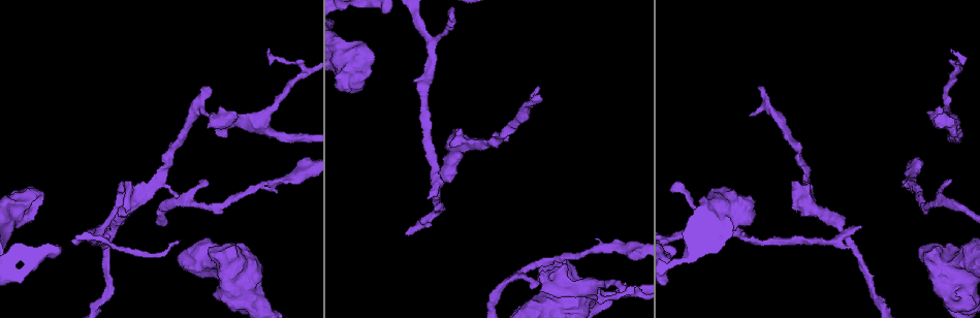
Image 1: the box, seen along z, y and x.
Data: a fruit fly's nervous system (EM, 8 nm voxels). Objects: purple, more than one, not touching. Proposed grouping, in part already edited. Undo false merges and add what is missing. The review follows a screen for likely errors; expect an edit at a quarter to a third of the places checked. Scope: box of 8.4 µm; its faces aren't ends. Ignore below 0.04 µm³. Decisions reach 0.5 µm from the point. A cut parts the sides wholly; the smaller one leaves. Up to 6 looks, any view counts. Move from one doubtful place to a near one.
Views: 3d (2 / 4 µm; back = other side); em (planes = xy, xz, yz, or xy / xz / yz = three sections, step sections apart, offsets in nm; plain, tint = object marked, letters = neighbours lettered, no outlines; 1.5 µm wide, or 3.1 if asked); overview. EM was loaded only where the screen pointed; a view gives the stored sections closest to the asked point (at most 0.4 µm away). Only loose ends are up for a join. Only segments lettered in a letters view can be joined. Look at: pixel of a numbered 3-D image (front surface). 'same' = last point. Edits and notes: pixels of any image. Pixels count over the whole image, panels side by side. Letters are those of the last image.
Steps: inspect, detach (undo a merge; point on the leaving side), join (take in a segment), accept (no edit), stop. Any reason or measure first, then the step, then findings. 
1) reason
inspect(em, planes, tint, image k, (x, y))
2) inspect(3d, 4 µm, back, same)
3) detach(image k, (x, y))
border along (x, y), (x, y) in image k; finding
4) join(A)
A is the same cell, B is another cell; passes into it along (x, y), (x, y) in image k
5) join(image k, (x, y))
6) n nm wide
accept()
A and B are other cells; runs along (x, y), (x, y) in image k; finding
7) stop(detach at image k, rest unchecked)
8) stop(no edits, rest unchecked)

tapers out
inspect(3d, 2 µm, image 1, (947, 179))

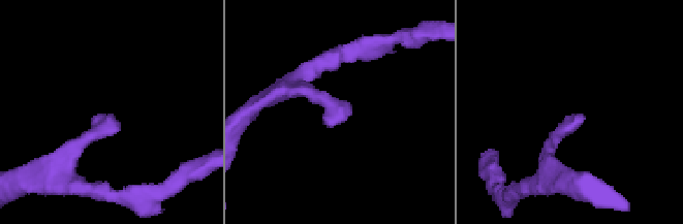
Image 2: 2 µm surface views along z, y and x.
shape alone is not enough
inspect(em, planes, letters, image 2, (573, 121))

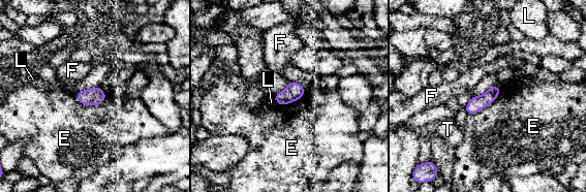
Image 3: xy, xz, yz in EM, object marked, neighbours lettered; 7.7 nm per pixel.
accept()
E, F, L and T are other cells; border along (501, 88), (494, 100), (468, 116) in image 3; no lettered segment goes on from it

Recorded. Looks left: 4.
inspect(em, yz, step 8, tint, image 1, (486, 145))

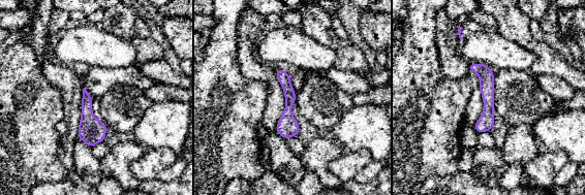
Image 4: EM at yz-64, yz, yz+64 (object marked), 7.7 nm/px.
inspect(em, planes, tint, same)

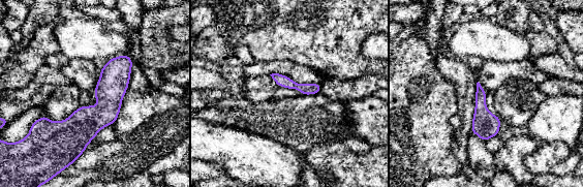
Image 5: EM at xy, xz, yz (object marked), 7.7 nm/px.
inspect(em, planes, letters, same)

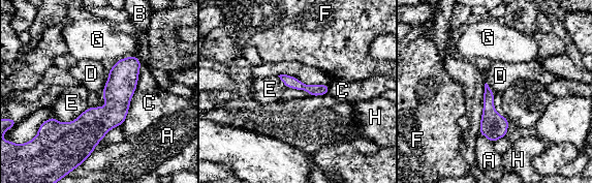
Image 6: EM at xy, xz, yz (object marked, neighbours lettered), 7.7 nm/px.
C touches over 500 nm
accept()
A, B, C, D, E, F, G and H are other cells; border along (108, 70), (108, 77), (101, 92) in image 6; one neuron here

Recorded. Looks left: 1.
stop(no edits, rest unchecked)

